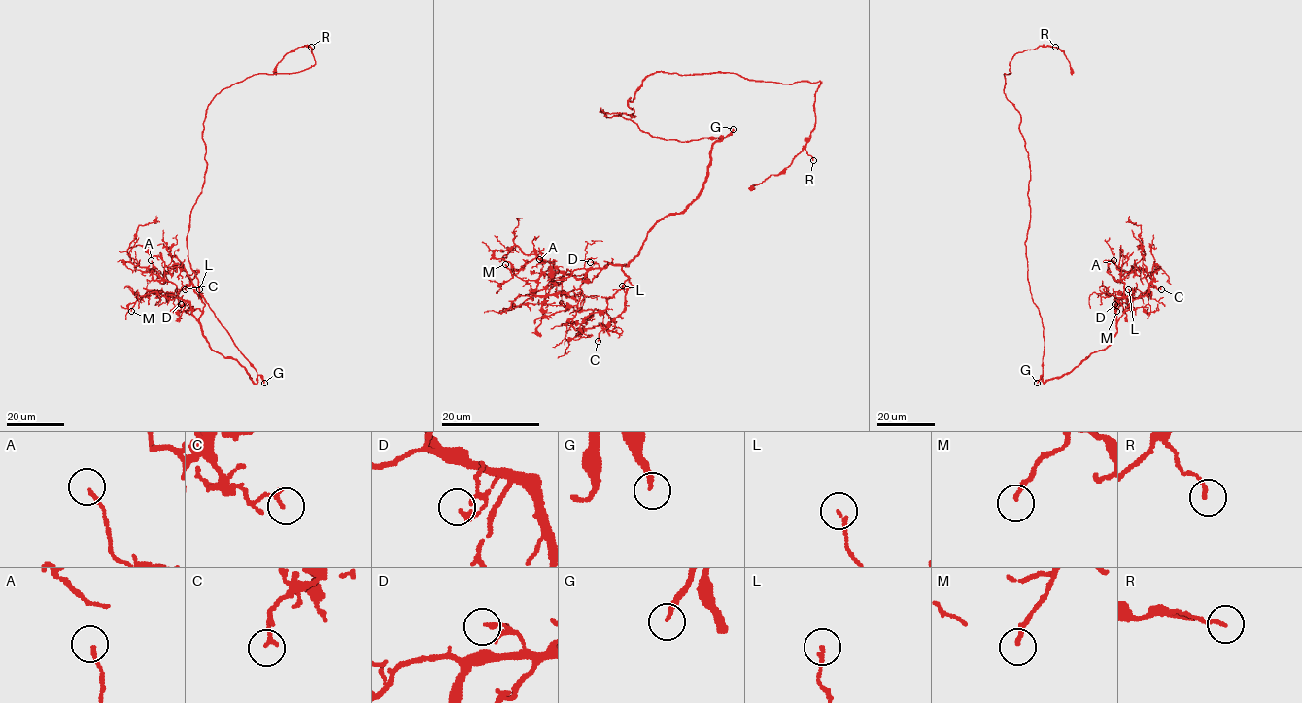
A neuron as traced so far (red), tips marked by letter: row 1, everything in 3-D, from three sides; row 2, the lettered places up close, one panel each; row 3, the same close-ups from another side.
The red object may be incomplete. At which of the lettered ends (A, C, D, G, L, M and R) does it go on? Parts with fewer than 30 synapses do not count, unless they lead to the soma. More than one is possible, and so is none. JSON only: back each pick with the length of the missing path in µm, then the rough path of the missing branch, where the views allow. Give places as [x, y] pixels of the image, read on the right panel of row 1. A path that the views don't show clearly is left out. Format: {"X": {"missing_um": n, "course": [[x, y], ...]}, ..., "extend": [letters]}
{"G": {"missing_um": 45}, "extend": ["G"]}

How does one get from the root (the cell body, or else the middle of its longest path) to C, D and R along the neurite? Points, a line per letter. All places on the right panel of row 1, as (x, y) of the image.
C: (1029, 284), (1042, 318), (1044, 384), (1104, 349), (1129, 303), (1143, 296), (1150, 284), (1161, 289)
D: (1029, 284), (1042, 318), (1044, 384), (1069, 373), (1111, 343), (1117, 331), (1117, 301), (1114, 304)
R: (1029, 284), (1029, 161), (1020, 114), (1004, 93), (1004, 73), (1016, 53), (1055, 47)

